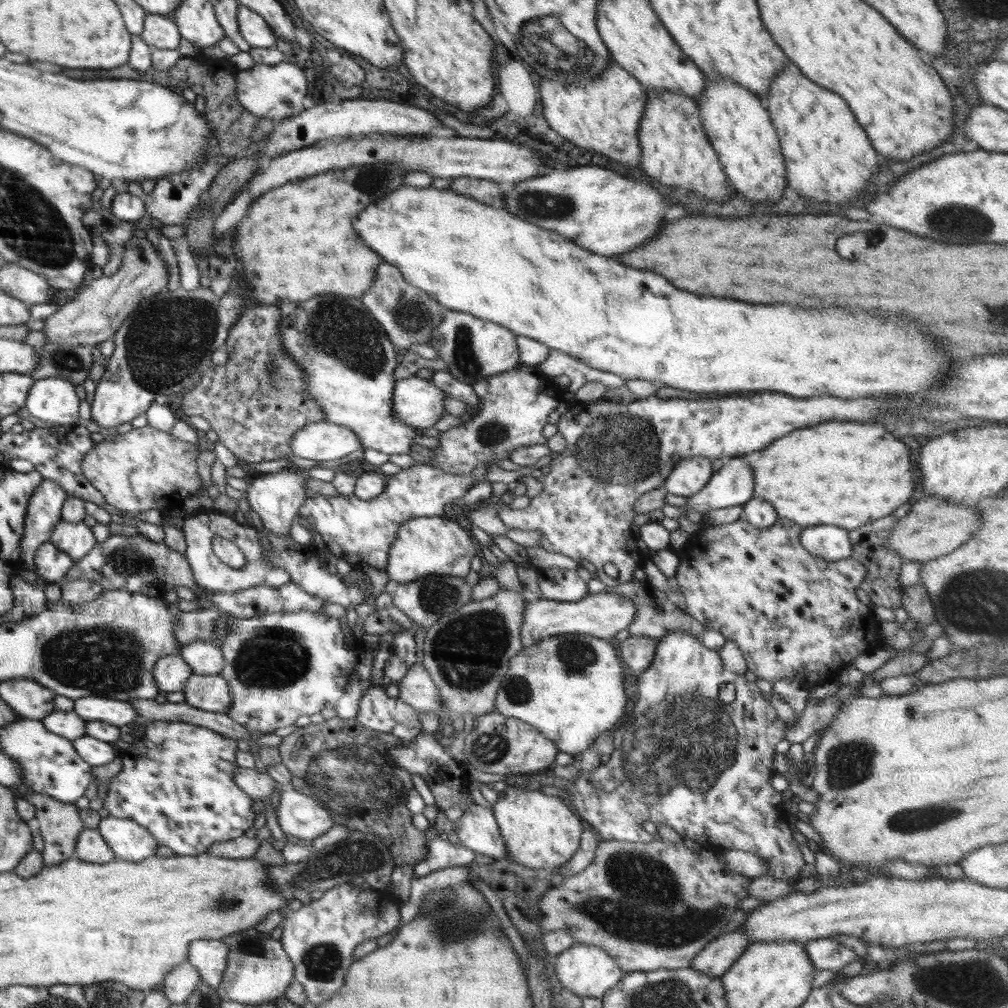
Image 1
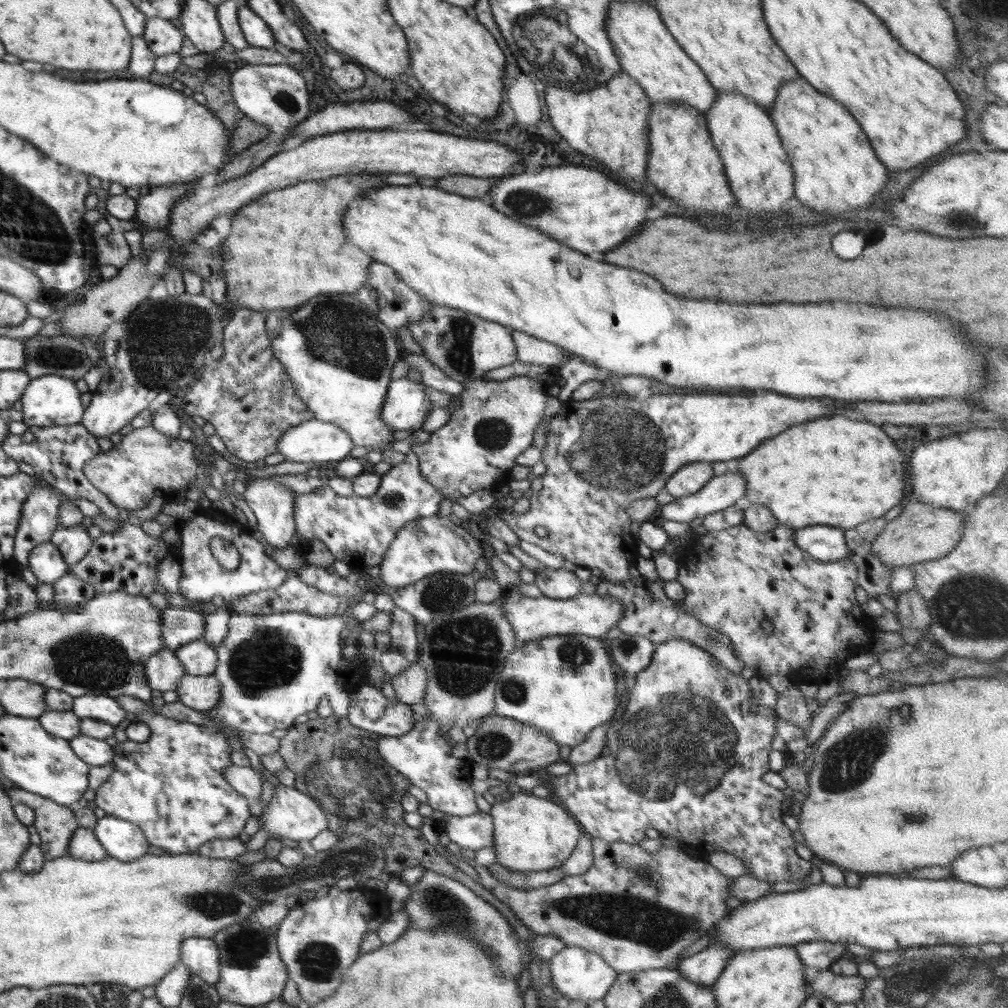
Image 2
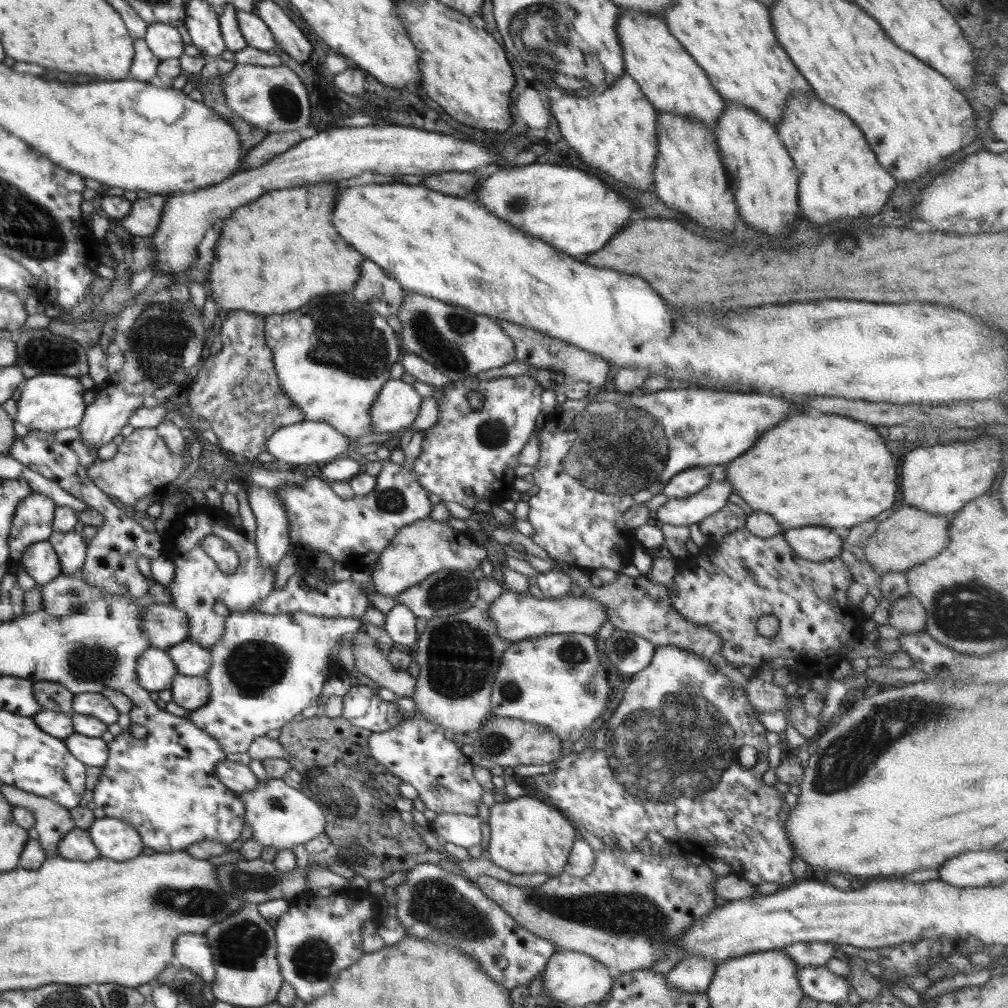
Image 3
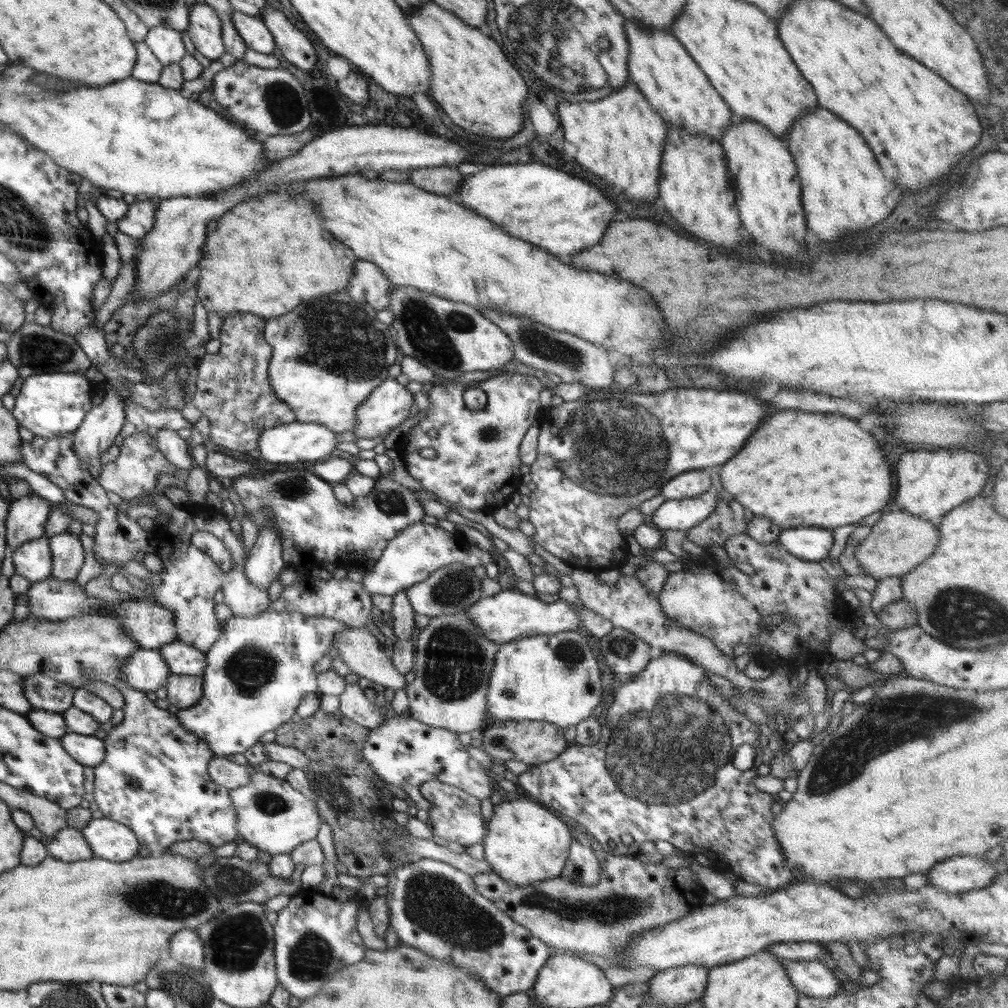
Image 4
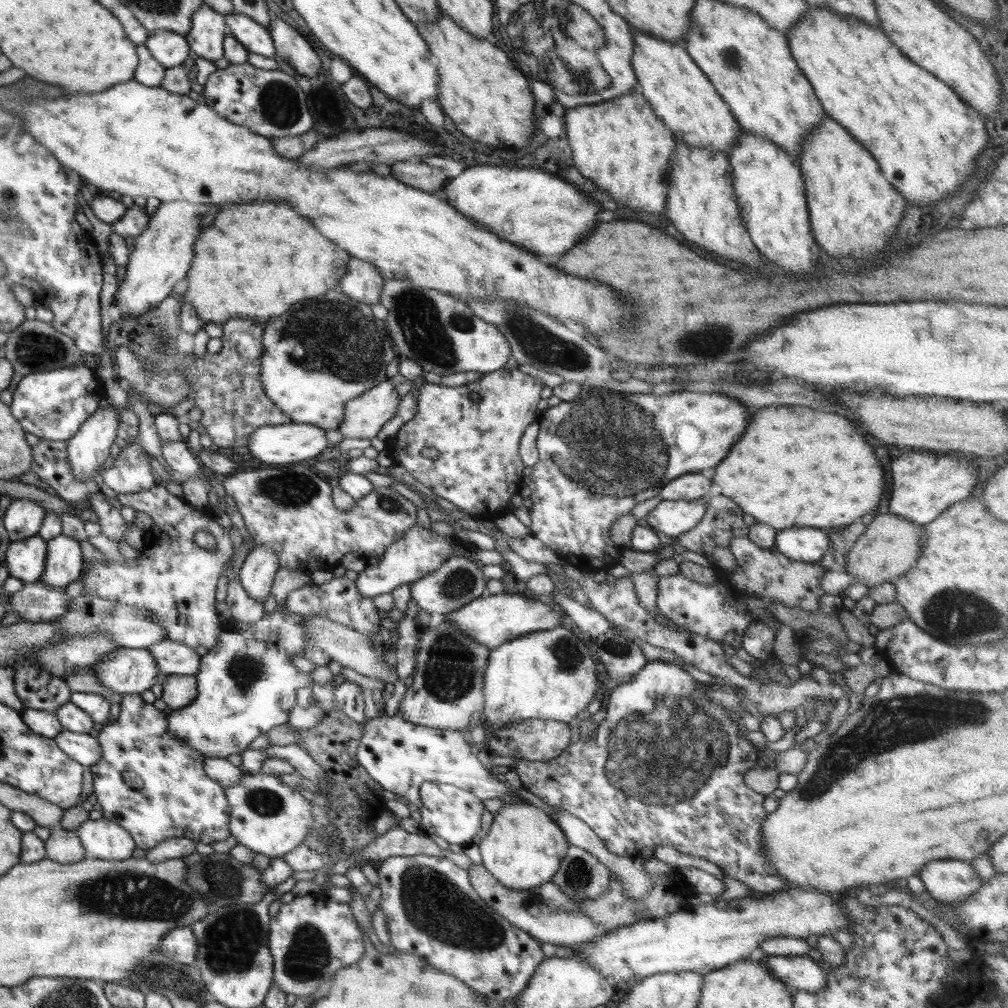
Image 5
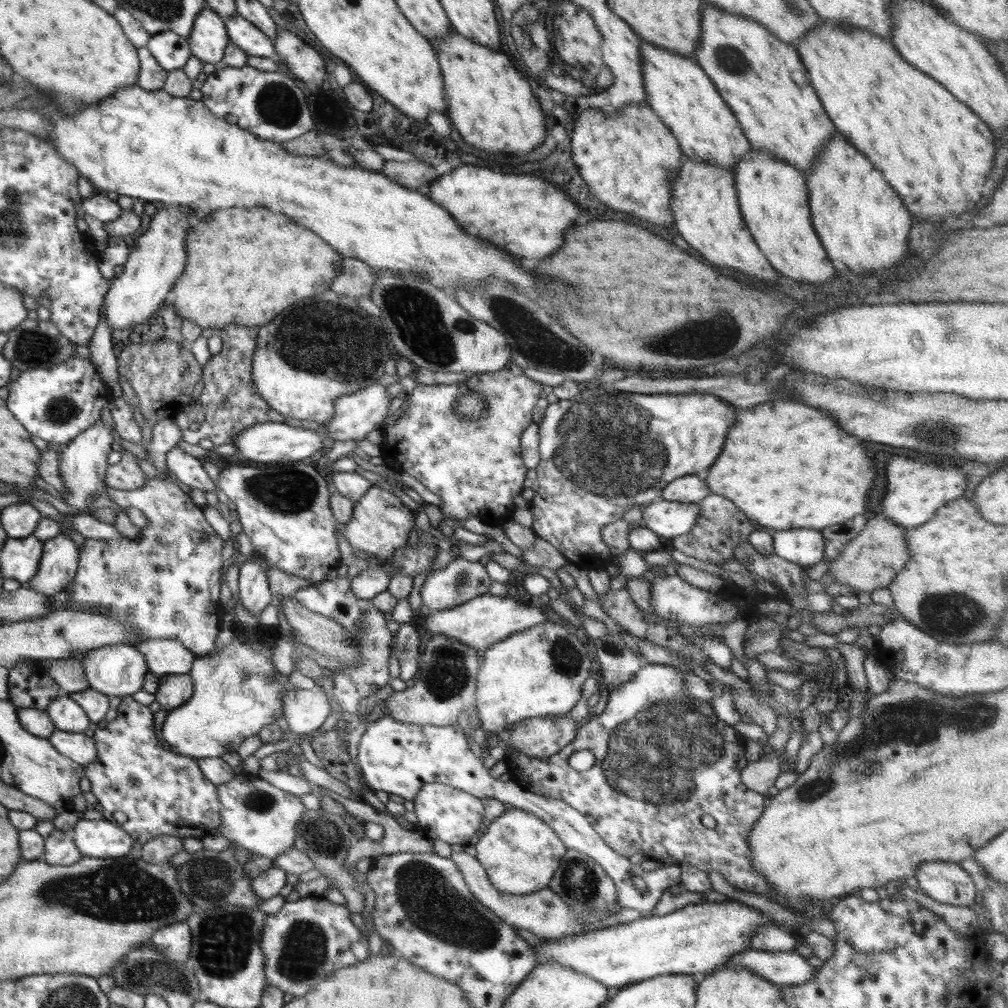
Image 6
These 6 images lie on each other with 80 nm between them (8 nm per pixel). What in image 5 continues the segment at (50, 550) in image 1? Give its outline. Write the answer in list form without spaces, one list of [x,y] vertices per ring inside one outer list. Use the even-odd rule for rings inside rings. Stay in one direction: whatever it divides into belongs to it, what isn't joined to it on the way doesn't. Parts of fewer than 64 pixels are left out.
[[[36,535],[21,541],[12,541],[6,552],[5,562],[10,577],[23,583],[36,583],[45,574],[48,540]]]

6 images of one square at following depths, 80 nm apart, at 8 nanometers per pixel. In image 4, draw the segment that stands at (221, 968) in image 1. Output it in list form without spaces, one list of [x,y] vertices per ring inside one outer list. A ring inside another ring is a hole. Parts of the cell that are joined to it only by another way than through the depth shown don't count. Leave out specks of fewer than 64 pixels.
[[[180,930],[170,938],[168,955],[182,965],[204,971],[204,942],[195,930]]]

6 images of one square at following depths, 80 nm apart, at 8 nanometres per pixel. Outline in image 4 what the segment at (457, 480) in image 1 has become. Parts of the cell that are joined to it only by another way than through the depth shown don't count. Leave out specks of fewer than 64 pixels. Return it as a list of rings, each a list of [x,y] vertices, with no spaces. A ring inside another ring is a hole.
[[[376,454],[374,462],[379,467],[380,476],[375,479],[375,486],[363,497],[355,497],[350,505],[342,504],[334,496],[330,483],[319,478],[315,473],[309,471],[268,472],[262,478],[256,478],[252,475],[242,475],[241,477],[231,478],[225,481],[227,486],[232,486],[236,494],[240,496],[242,505],[245,507],[246,514],[254,522],[257,529],[266,527],[272,523],[272,527],[277,529],[277,536],[282,543],[282,556],[286,567],[296,568],[309,573],[315,566],[323,562],[334,562],[337,565],[347,565],[360,563],[368,566],[381,557],[382,551],[386,545],[401,530],[407,526],[422,521],[426,513],[417,499],[416,493],[420,498],[423,494],[405,488],[393,482],[389,475],[393,471],[392,461],[386,454]]]

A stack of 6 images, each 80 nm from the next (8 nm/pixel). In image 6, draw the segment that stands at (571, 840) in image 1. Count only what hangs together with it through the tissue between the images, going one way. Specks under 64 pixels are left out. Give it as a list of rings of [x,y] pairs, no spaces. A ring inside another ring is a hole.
[[[507,808],[500,816],[496,817],[488,829],[480,836],[475,844],[476,858],[484,867],[488,880],[500,891],[510,894],[530,894],[538,892],[549,886],[550,880],[558,870],[562,857],[567,848],[558,838],[553,828],[550,828],[541,818],[530,814],[521,808]]]

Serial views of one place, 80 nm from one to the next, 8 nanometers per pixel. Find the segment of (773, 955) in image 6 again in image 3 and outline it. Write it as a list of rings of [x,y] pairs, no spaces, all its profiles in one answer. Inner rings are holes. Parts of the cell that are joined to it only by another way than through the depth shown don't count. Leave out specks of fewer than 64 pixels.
[[[798,967],[797,978],[804,995],[814,1001],[844,1003],[854,990],[849,979],[832,973],[826,967]]]

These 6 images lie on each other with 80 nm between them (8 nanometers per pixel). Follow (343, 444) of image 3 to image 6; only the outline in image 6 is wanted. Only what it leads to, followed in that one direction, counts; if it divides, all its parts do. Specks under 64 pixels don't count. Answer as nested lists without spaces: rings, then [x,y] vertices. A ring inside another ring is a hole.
[[[265,422],[254,424],[234,438],[234,446],[238,449],[237,460],[241,462],[257,461],[264,463],[296,462],[312,457],[323,446],[322,436],[313,430],[293,427],[287,423]]]

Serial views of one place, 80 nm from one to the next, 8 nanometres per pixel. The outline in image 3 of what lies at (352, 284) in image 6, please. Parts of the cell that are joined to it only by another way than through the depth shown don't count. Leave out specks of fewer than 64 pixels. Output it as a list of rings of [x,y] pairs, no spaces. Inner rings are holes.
[[[366,260],[362,262],[361,277],[354,283],[351,293],[358,301],[366,303],[380,316],[387,318],[399,313],[401,302],[408,291],[378,264]]]

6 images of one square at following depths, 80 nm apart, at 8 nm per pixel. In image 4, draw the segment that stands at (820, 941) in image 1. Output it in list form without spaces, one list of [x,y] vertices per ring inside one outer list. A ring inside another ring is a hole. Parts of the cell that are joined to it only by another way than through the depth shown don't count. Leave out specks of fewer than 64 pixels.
[[[814,941],[776,942],[766,948],[766,951],[776,955],[780,960],[794,962],[820,962],[820,958],[824,954],[828,954],[824,944]]]

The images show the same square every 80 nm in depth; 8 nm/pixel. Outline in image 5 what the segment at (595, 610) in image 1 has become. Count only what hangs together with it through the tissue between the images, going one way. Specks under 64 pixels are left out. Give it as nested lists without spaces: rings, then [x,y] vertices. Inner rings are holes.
[[[500,593],[475,598],[461,609],[446,614],[445,620],[451,620],[451,623],[455,624],[462,634],[473,638],[478,644],[493,649],[503,642],[526,633],[554,629],[555,626],[562,624],[564,615],[566,616],[565,612],[562,612],[561,606],[550,607],[539,600],[532,599],[529,595]]]

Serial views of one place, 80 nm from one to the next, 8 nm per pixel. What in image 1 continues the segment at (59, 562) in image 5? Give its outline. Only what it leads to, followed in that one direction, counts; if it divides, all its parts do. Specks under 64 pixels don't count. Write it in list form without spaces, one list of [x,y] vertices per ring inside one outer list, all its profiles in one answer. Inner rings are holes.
[[[60,520],[53,528],[49,542],[65,552],[74,562],[84,558],[96,546],[96,538],[92,530],[83,521],[70,523]]]

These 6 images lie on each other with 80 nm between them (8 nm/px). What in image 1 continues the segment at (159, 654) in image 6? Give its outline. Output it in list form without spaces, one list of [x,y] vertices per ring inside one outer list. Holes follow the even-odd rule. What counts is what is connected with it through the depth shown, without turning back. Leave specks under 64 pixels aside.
[[[213,640],[196,641],[183,645],[178,653],[190,666],[193,674],[218,675],[223,670],[223,652]]]

